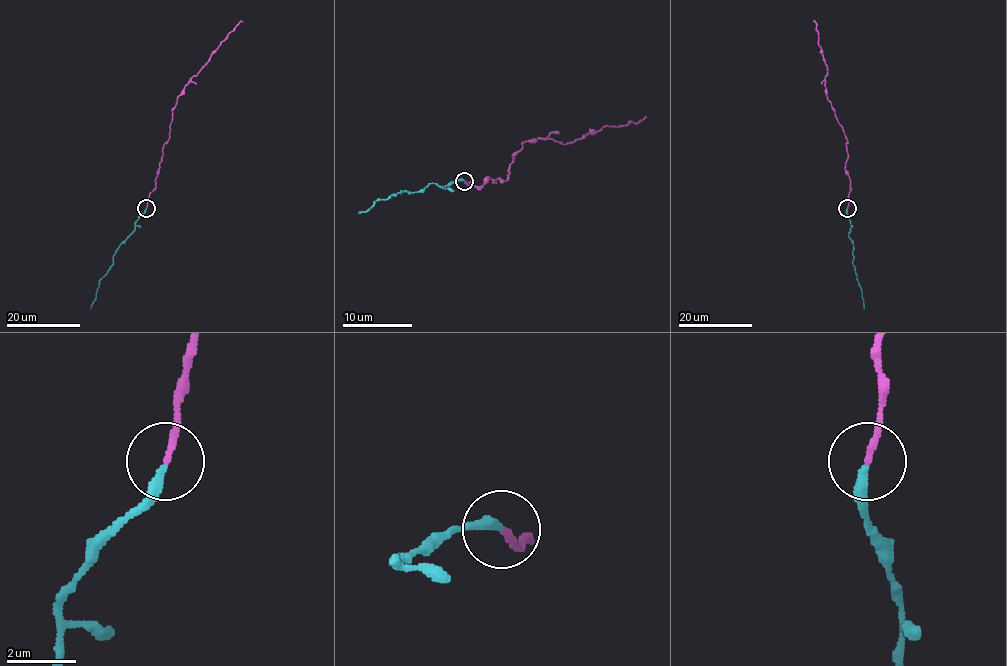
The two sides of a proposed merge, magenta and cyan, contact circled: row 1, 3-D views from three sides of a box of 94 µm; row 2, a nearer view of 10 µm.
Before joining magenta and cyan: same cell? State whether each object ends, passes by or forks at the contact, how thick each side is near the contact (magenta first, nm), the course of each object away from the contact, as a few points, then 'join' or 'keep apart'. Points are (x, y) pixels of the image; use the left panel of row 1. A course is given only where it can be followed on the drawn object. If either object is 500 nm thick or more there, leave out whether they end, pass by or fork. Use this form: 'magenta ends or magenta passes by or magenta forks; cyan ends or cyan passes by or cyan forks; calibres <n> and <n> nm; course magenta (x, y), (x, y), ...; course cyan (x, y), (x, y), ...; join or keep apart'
magenta ends; cyan ends; calibres 190 and 260 nm; course magenta (146, 208), (149, 194), (155, 187), (163, 146), (167, 140), (178, 97), (220, 43), (243, 21); course cyan (146, 209), (135, 222), (135, 230), (115, 253), (113, 264), (99, 281), (90, 309); keep apart

